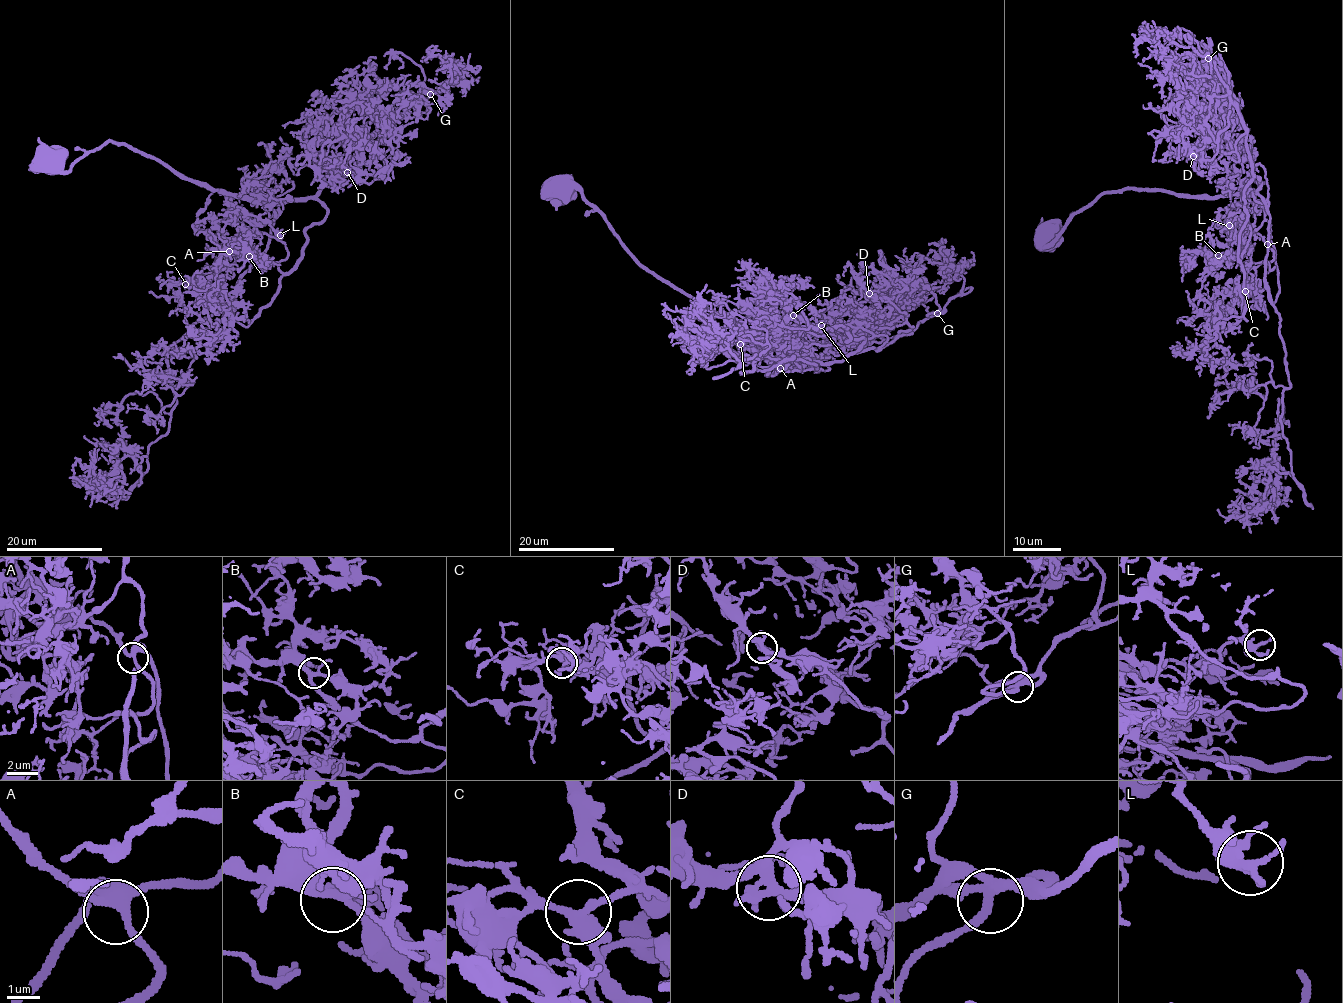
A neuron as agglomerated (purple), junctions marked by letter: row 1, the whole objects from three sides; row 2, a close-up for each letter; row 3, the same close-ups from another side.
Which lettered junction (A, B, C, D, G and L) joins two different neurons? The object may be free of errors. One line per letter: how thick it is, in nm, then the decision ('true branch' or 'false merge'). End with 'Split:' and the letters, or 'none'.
A: calibre 320 nm; true branch
B: calibre 240 nm; true branch
C: calibre 360 nm; true branch
D: calibre 320 nm; true branch
G: calibre 280 nm; true branch
L: calibre 320 nm; true branch
Split: none

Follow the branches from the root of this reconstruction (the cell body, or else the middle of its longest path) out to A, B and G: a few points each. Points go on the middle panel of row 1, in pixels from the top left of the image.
A: (558, 188), (580, 190), (646, 268), (776, 349), (784, 356), (769, 356), (773, 365), (800, 369), (780, 368)
B: (558, 188), (580, 190), (646, 268), (784, 356), (766, 356), (762, 346), (834, 342), (807, 332), (793, 315)
G: (558, 188), (580, 190), (646, 268), (789, 357), (825, 363), (870, 348), (880, 350), (937, 313)

